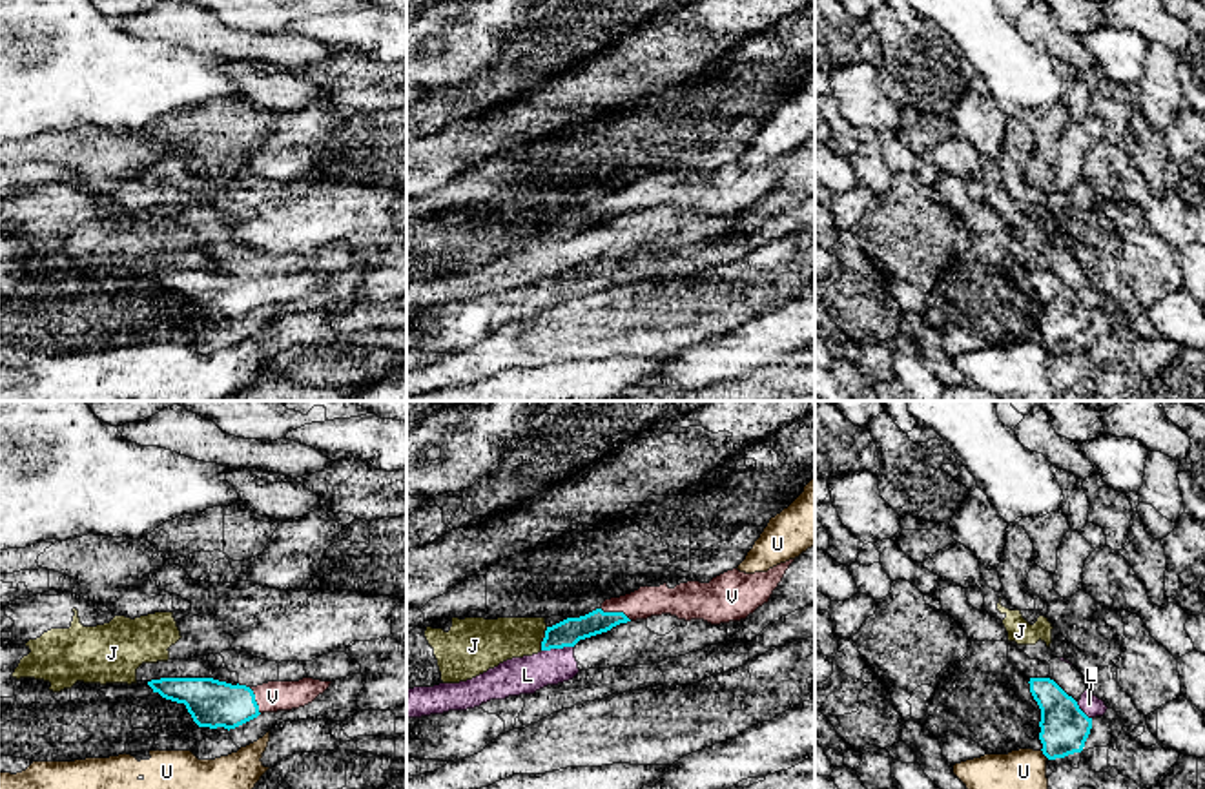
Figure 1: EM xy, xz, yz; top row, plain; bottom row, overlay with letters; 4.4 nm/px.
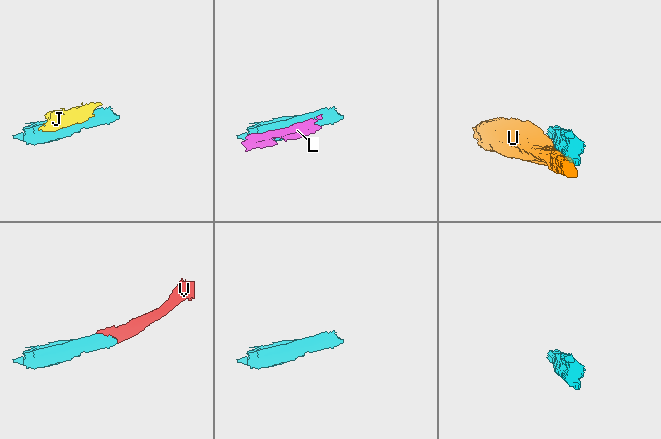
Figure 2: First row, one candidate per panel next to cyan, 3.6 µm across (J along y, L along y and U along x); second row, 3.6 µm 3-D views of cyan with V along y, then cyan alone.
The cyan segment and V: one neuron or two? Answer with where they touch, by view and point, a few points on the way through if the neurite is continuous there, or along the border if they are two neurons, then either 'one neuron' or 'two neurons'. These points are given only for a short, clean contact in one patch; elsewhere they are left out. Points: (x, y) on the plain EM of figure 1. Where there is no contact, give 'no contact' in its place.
contact xz (615, 204); way xz (567, 225), (615, 204), (646, 194); one neuron

